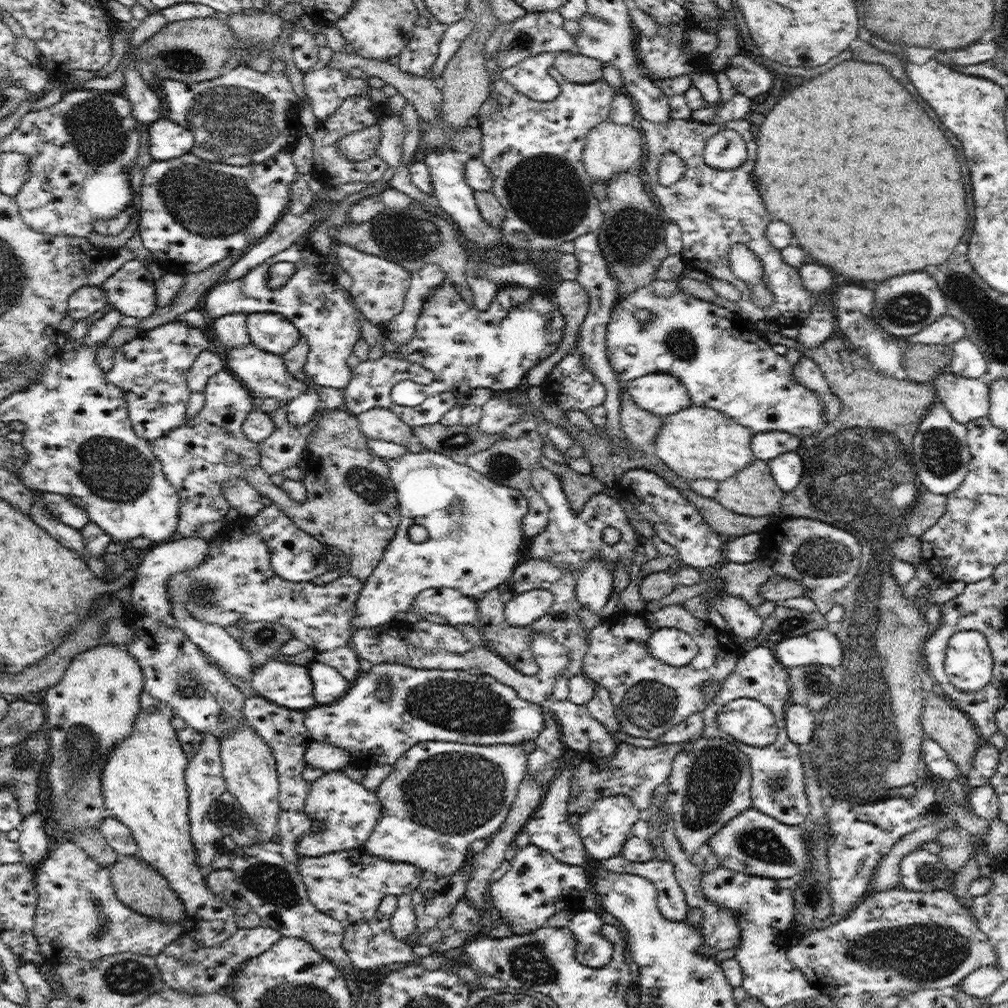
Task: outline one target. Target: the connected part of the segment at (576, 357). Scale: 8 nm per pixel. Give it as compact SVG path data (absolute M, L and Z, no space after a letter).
M577 341L570 353L548 374L540 388L545 396L552 396L558 402L564 418L568 418L570 410L585 412L591 407L603 405L607 396L606 388L586 369Z

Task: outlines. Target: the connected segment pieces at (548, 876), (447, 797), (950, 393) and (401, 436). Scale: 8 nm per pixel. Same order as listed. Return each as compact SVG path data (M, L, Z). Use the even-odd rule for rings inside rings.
M530 844L511 861L509 872L488 888L487 898L494 902L514 935L521 935L546 926L552 915L569 908L574 898L581 898L584 891L592 887L592 882L587 867L562 864Z
M426 741L419 742L409 748L391 767L391 772L378 785L375 791L379 804L381 804L381 815L373 828L369 840L366 840L362 848L366 854L372 854L372 856L378 856L378 858L384 858L384 860L406 862L406 864L416 866L420 872L424 872L425 877L431 874L432 878L437 879L441 876L459 873L465 867L465 862L470 858L472 842L477 839L488 840L502 826L516 800L520 783L527 776L527 754L520 743L482 746L461 742Z
M946 370L930 384L956 422L968 425L976 418L989 415L990 388L987 378L962 377Z
M376 407L357 414L360 431L364 437L373 440L384 440L403 447L414 442L412 428L405 424L386 408Z

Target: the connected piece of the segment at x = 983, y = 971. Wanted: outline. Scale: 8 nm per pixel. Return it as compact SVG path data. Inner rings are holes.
M988 965L973 970L953 991L968 993L976 998L986 998L1004 983L1003 970L999 965Z

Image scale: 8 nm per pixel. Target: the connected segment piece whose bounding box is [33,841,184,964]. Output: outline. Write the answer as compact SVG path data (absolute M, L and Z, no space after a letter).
M72 841L53 845L49 855L35 868L38 893L33 935L48 964L76 956L96 960L116 953L160 954L184 933L183 923L167 923L134 912L116 896L110 868L102 867Z

